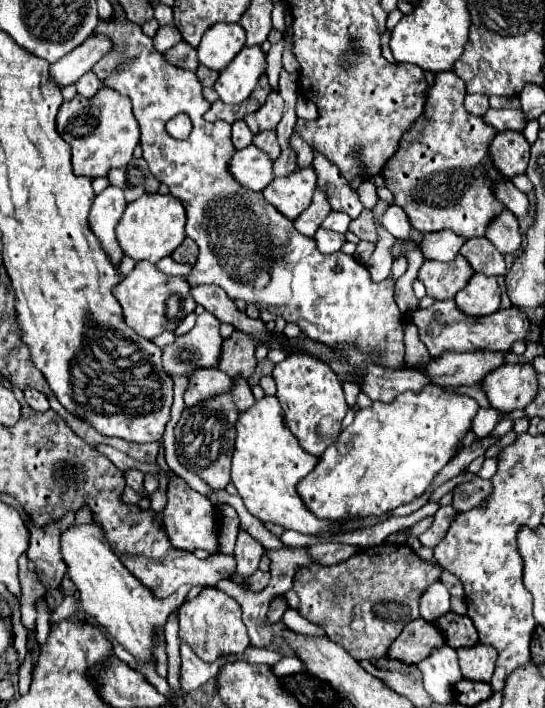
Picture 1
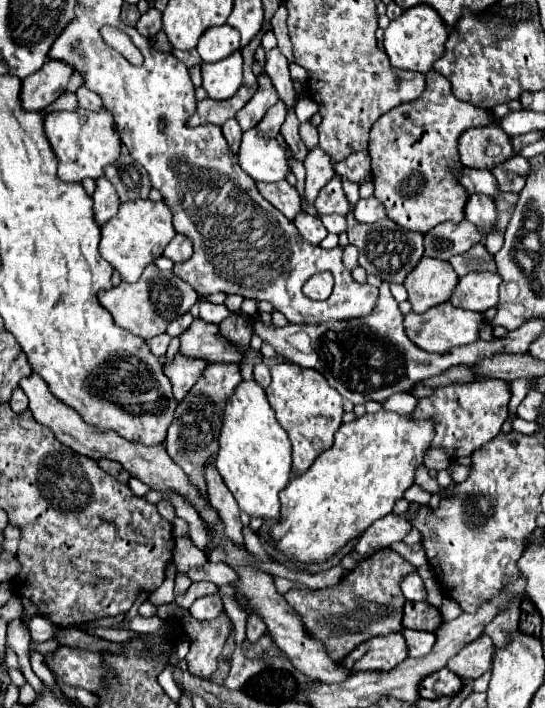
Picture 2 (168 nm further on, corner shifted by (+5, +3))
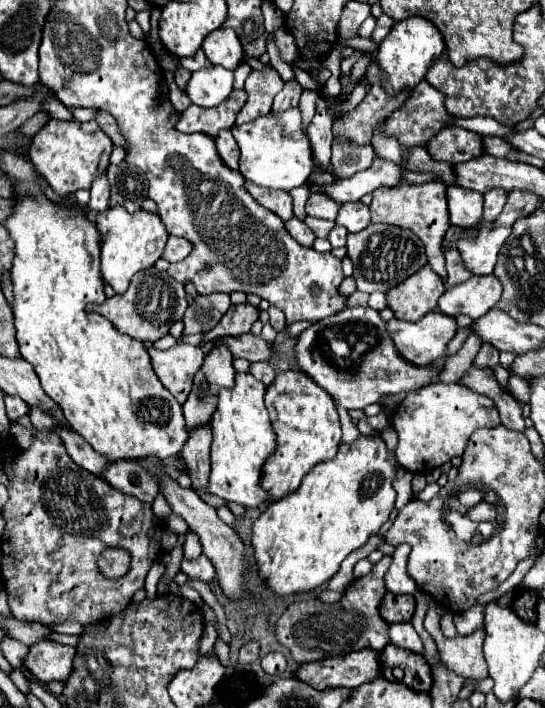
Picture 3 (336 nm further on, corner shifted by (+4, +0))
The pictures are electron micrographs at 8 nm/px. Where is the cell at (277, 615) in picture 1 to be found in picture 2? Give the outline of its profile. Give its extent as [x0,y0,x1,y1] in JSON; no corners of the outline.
[246,615,266,641]

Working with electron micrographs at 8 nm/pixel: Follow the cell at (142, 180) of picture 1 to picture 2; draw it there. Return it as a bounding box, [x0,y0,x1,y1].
[104,155,152,201]

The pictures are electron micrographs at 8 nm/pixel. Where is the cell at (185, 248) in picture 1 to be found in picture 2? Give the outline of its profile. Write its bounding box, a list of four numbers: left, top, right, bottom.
[164,235,192,263]

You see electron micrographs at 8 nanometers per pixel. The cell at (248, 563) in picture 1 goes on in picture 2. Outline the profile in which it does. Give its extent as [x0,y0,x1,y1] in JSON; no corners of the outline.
[206,463,244,549]

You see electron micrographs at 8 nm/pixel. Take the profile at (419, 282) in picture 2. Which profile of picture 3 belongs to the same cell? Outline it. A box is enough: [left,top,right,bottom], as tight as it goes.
[387,264,443,322]

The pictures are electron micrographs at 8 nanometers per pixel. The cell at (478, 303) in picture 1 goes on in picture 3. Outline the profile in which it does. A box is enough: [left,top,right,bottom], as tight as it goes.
[439,276,501,318]

